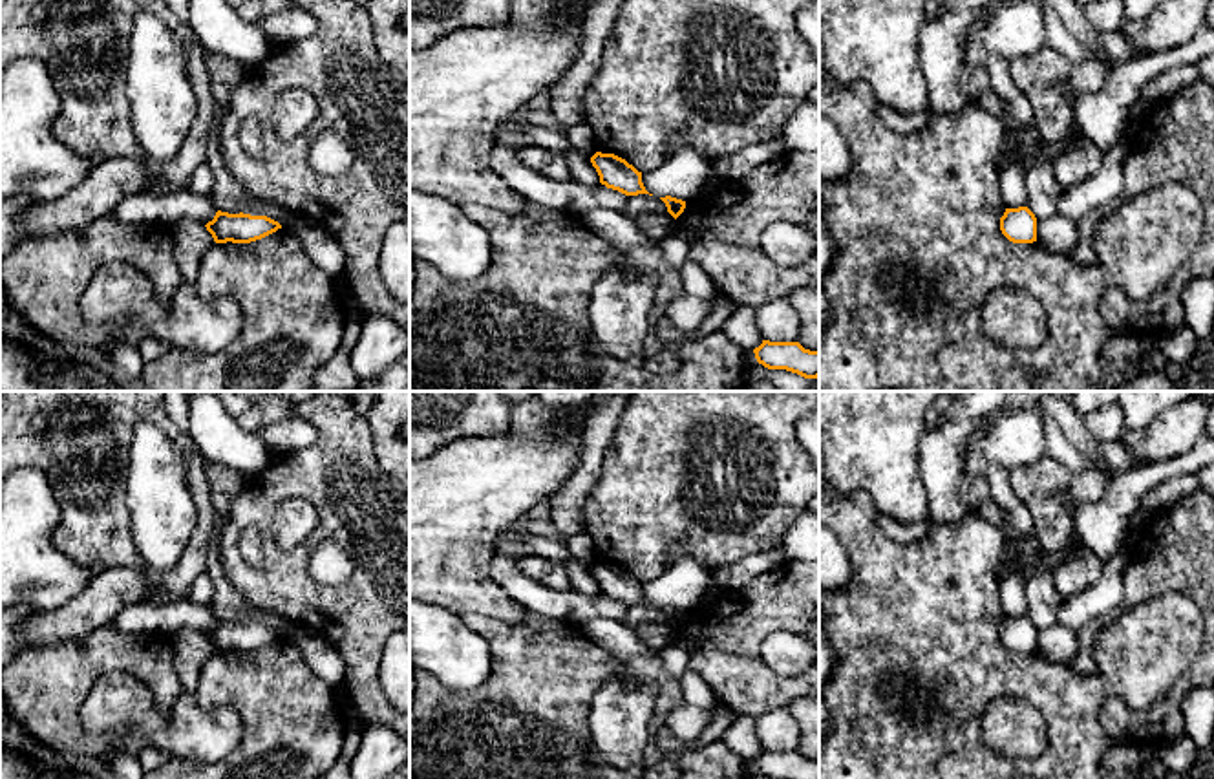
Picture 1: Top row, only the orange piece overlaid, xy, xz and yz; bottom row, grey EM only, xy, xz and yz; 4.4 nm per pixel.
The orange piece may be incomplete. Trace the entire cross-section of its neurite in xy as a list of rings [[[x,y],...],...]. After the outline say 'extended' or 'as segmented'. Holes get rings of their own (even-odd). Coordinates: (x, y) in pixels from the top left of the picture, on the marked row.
[[[221,210],[205,227],[216,243],[250,243],[282,229],[278,221],[267,216],[229,214]]]; as segmented

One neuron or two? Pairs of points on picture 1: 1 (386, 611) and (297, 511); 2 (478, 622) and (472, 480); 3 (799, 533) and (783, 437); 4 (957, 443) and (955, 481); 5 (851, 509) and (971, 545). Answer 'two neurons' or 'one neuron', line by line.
1: two neurons
2: two neurons
3: two neurons
4: one neuron
5: one neuron

